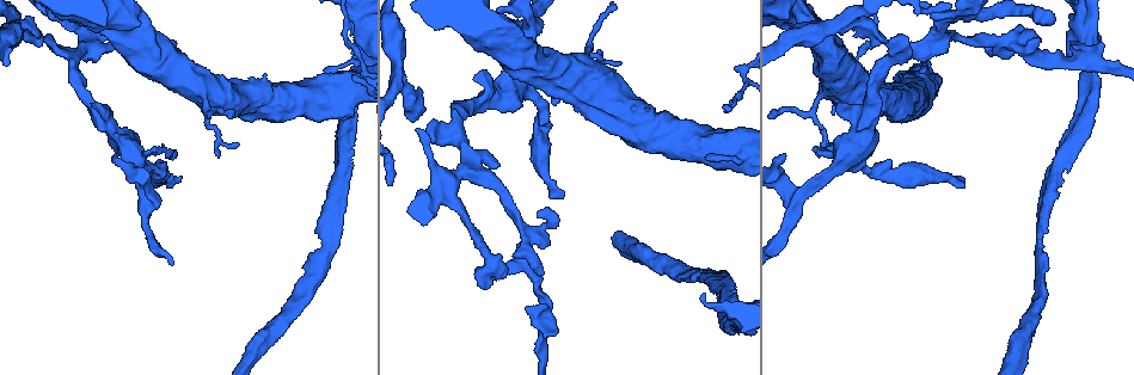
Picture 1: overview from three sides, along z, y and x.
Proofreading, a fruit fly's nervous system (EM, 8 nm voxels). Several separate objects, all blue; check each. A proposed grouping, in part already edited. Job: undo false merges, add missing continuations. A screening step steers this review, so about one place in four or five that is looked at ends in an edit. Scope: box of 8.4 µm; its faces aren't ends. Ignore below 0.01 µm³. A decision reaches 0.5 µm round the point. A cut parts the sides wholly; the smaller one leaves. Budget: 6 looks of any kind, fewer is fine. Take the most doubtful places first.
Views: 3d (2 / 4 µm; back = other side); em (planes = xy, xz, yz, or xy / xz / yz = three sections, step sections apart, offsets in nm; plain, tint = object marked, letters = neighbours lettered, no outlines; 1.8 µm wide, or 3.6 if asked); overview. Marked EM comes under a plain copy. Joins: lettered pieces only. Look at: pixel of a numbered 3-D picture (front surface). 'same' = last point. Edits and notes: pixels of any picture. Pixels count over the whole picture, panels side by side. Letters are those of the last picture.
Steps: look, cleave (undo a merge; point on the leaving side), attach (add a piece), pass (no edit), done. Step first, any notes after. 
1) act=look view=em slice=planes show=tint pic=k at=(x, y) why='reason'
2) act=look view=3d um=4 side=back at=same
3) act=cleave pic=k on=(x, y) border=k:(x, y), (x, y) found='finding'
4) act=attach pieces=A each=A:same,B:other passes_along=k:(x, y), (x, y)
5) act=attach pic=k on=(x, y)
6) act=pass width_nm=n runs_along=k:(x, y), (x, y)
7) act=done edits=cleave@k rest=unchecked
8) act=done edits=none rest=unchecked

act=look view=em um=3.6 slice=planes show=letters pic=1 at=(410, 119) why='an open end'

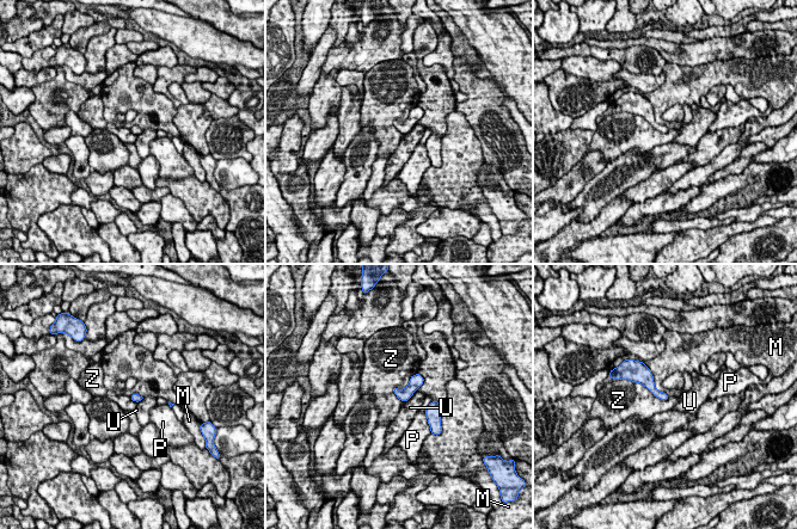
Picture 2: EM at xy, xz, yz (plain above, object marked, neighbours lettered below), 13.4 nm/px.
act=pass each=M:other,P:other,U:other,Z:other border=2:(417, 371), (393, 389), (399, 400) found='no lettered piece goes on from it'

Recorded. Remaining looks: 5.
act=look view=3d um=2 side=back pic=1 at=(182, 177)

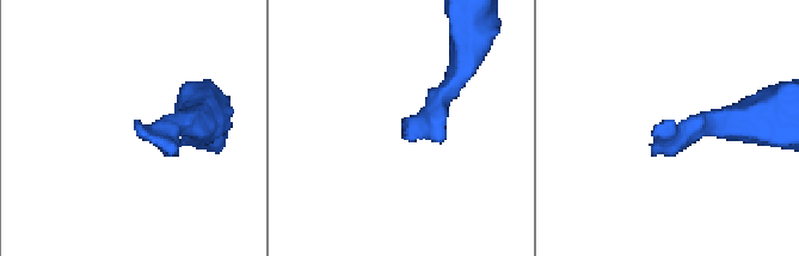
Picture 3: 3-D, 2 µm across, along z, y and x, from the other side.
act=look view=em slice=planes show=letters pic=3 at=(404, 137)

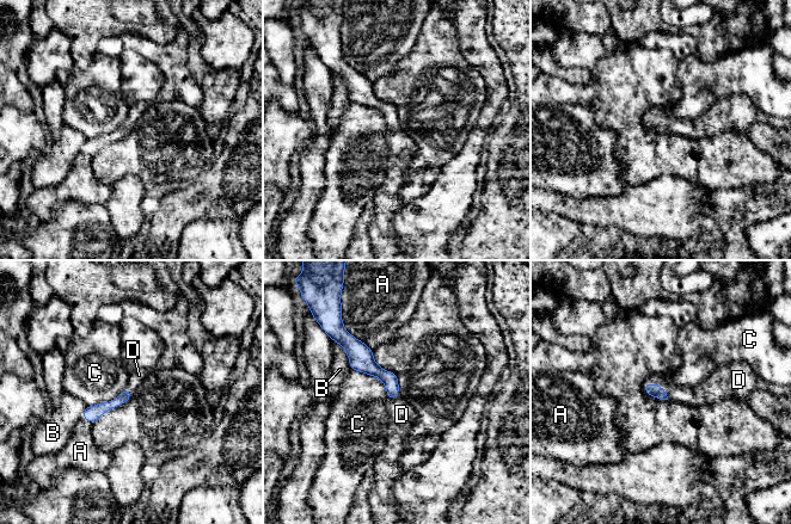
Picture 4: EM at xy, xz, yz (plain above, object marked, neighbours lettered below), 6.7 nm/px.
act=attach pieces=D each=A:other,B:other,C:other,D:same found='the neuron continues'

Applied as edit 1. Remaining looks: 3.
act=look view=em slice=planes show=letters pic=1 at=(342, 224) why='free end'

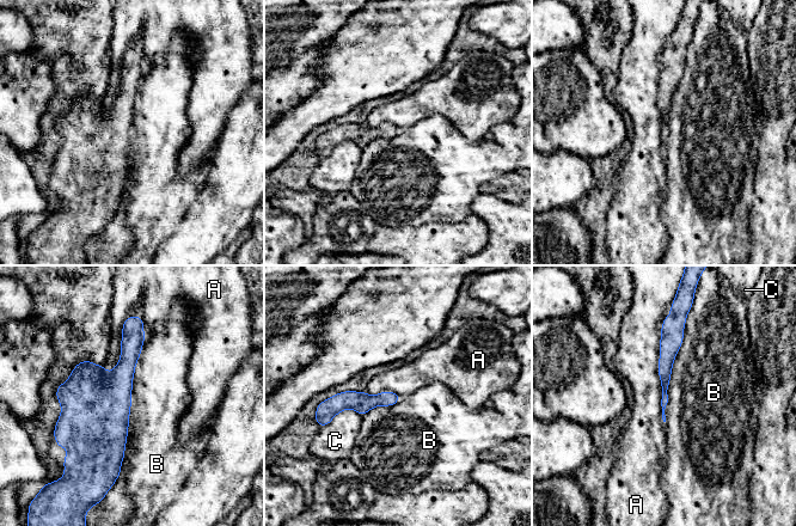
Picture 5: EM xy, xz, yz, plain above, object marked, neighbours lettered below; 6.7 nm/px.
act=pass each=A:other,B:other,C:other runs_along=5:(672, 328), (665, 364), (663, 402) found='no lettered piece goes on from it'

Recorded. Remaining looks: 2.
act=done edits=attach@4 rest=unchecked

